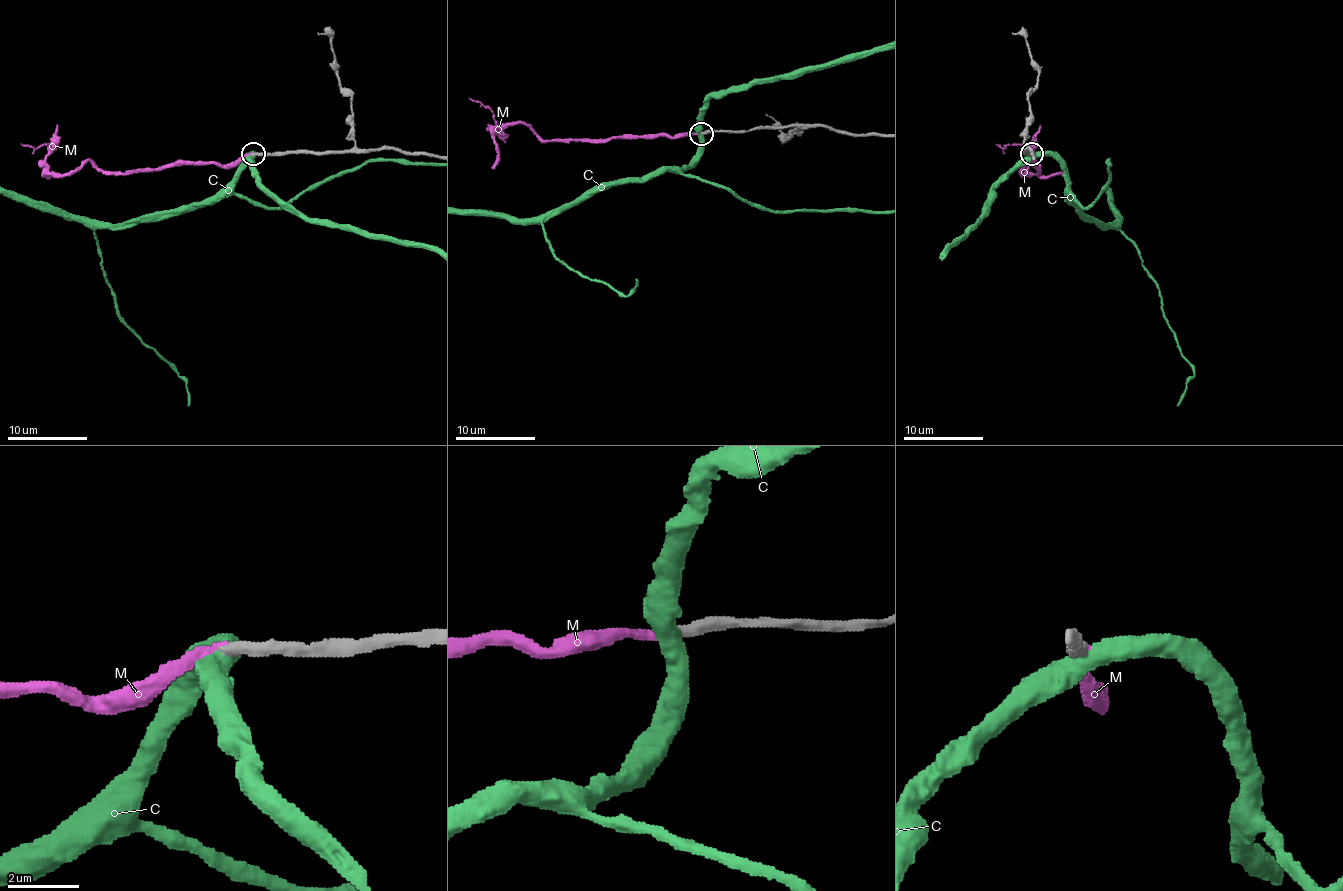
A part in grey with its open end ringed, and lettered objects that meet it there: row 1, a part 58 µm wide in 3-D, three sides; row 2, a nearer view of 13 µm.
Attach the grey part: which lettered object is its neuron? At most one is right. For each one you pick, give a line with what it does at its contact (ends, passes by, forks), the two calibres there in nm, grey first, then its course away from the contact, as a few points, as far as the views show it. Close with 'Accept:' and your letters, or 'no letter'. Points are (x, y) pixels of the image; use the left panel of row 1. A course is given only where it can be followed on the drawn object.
M: it ends there; 380 nm thick on the grey side, 240 nm on the other; it runs (254, 153), (226, 165), (170, 163), (103, 173), (85, 161), (69, 173), (51, 171), (49, 145), (21, 143)
Accept: M

